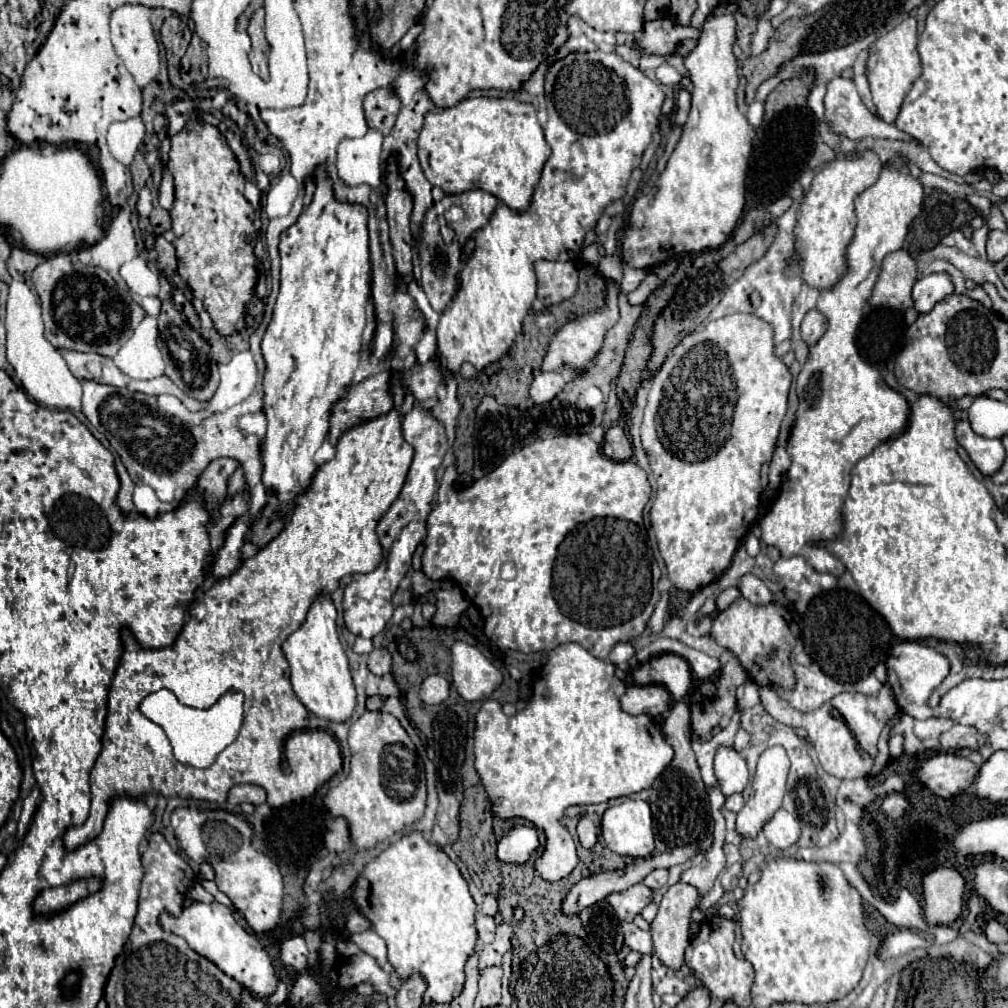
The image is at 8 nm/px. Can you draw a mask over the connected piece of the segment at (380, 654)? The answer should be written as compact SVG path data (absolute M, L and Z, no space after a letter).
M384 647L374 649L374 651L368 655L368 669L370 669L374 675L378 675L378 677L390 673L390 669L392 669L392 655L388 653L388 649L384 649Z

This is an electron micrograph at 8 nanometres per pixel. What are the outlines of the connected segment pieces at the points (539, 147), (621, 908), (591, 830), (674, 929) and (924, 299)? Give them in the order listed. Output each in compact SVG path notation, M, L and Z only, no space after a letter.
M474 97L460 101L450 109L434 109L426 115L418 139L420 165L432 185L440 187L446 195L464 193L468 189L482 189L492 193L498 201L514 211L528 209L548 155L550 147L546 145L542 127L538 125L536 109L530 103L518 103L514 99Z
M642 883L632 885L622 893L612 893L608 897L608 903L614 909L618 921L632 921L650 901L652 901L652 891Z
M582 817L576 827L578 839L582 843L582 847L594 847L597 842L597 827L587 817Z
M676 883L672 887L668 887L668 891L662 897L662 903L658 907L658 915L652 921L652 941L654 941L654 953L658 955L658 959L670 967L670 969L680 969L684 963L684 951L690 943L690 913L700 905L700 893L696 891L696 887L686 885L686 883Z
M934 273L928 277L922 277L914 283L912 287L912 299L914 299L914 309L918 315L928 313L940 299L946 295L954 293L954 285L948 275L944 273Z

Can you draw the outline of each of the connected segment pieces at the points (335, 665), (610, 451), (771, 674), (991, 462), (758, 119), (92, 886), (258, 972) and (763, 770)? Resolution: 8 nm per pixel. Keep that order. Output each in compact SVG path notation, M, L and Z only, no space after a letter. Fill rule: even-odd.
M318 597L308 611L306 621L282 645L290 663L290 683L302 705L320 719L344 723L356 707L356 689L348 669L348 657L336 633L336 609L330 597Z
M608 429L606 437L604 437L604 445L602 451L606 457L614 459L614 461L626 461L632 457L632 445L624 433L624 429Z
M738 597L726 611L720 611L716 615L716 621L712 621L710 629L712 639L740 659L748 677L752 677L756 685L784 687L784 689L792 689L796 683L790 653L794 649L798 633L800 633L798 625L792 623L790 613L782 605L778 603L754 605L744 597ZM772 649L776 649L774 659L770 657Z
M968 421L956 423L956 439L968 451L970 459L974 461L974 465L980 469L982 475L990 477L1002 467L1006 453L1000 439L988 439L976 435Z
M754 101L748 105L748 111L746 111L746 119L752 127L758 127L762 123L762 117L764 117L764 103L760 101Z
M84 879L84 881L74 881L70 885L64 885L64 887L46 889L36 899L34 909L36 909L36 913L42 913L42 915L62 911L62 909L70 907L72 903L80 901L82 897L86 897L88 893L94 893L98 889L100 889L98 879Z
M192 903L190 907L182 909L180 917L166 917L162 921L164 929L174 931L176 935L184 937L186 943L202 957L206 957L208 961L216 963L216 967L220 967L220 971L224 971L226 975L230 975L232 979L236 979L246 991L250 991L252 995L256 995L256 999L268 999L276 987L278 987L278 979L274 973L274 965L270 961L268 951L260 945L260 941L248 933L244 927L240 927L232 915L232 911L226 905L220 903Z
M770 747L766 749L760 759L758 759L758 767L754 773L754 781L752 781L752 793L750 799L746 801L744 809L738 813L736 817L736 833L740 837L748 837L748 839L756 839L756 835L762 831L762 827L772 819L772 815L780 809L784 793L786 793L786 777L788 777L788 769L790 769L790 761L788 755L782 747Z

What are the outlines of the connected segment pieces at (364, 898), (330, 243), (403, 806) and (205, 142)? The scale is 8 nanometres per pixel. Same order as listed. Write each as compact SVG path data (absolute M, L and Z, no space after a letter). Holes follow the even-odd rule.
M420 831L404 835L400 841L388 845L378 857L364 865L362 873L354 879L352 897L358 905L358 911L370 921L370 929L386 941L388 961L396 975L402 981L410 979L412 975L424 977L428 987L422 995L422 1005L450 1003L456 995L460 995L464 987L464 965L478 947L478 933L474 925L476 903L458 865L442 851L442 847L428 841Z
M318 169L316 173L316 193L312 203L302 211L302 215L298 217L298 221L286 231L282 233L280 239L280 293L274 305L274 313L272 313L272 321L266 329L266 335L262 339L262 357L266 361L266 375L264 375L264 413L268 419L268 431L266 431L266 439L264 439L264 449L262 449L262 461L264 461L264 475L262 481L266 487L270 487L278 501L286 503L288 509L292 507L292 501L298 493L306 491L310 485L310 479L316 471L316 463L314 463L314 455L318 451L318 447L322 445L324 437L328 435L328 415L332 411L332 403L336 403L336 399L340 399L340 395L344 395L344 391L350 387L352 375L360 363L360 347L362 347L362 331L366 327L366 303L370 297L370 263L368 263L368 229L366 229L366 221L368 221L368 213L362 205L350 205L350 203L340 203L334 199L332 193L332 183L326 177L326 173L322 169Z
M366 711L364 715L360 715L358 721L354 721L350 725L348 741L350 741L350 753L352 753L350 773L340 785L336 785L334 789L330 789L326 793L324 805L332 815L342 815L348 821L354 845L358 849L366 849L366 847L374 847L376 843L392 837L396 831L404 829L406 825L412 825L414 821L418 821L424 815L426 777L418 765L416 747L414 747L410 735L400 725L400 721L386 711Z
M192 117L184 129L176 135L170 137L172 149L170 149L170 161L168 161L168 171L172 171L174 177L174 205L170 211L172 217L172 231L174 231L174 241L172 245L176 247L176 257L178 257L178 273L186 281L188 289L192 291L192 297L202 299L206 311L210 313L218 333L230 335L234 329L240 329L244 325L244 317L252 305L254 299L254 285L256 285L256 257L254 257L254 243L258 239L252 217L254 209L252 205L244 199L244 175L238 169L238 161L232 155L224 135L204 123L198 117ZM220 277L222 283L214 285L212 279Z

